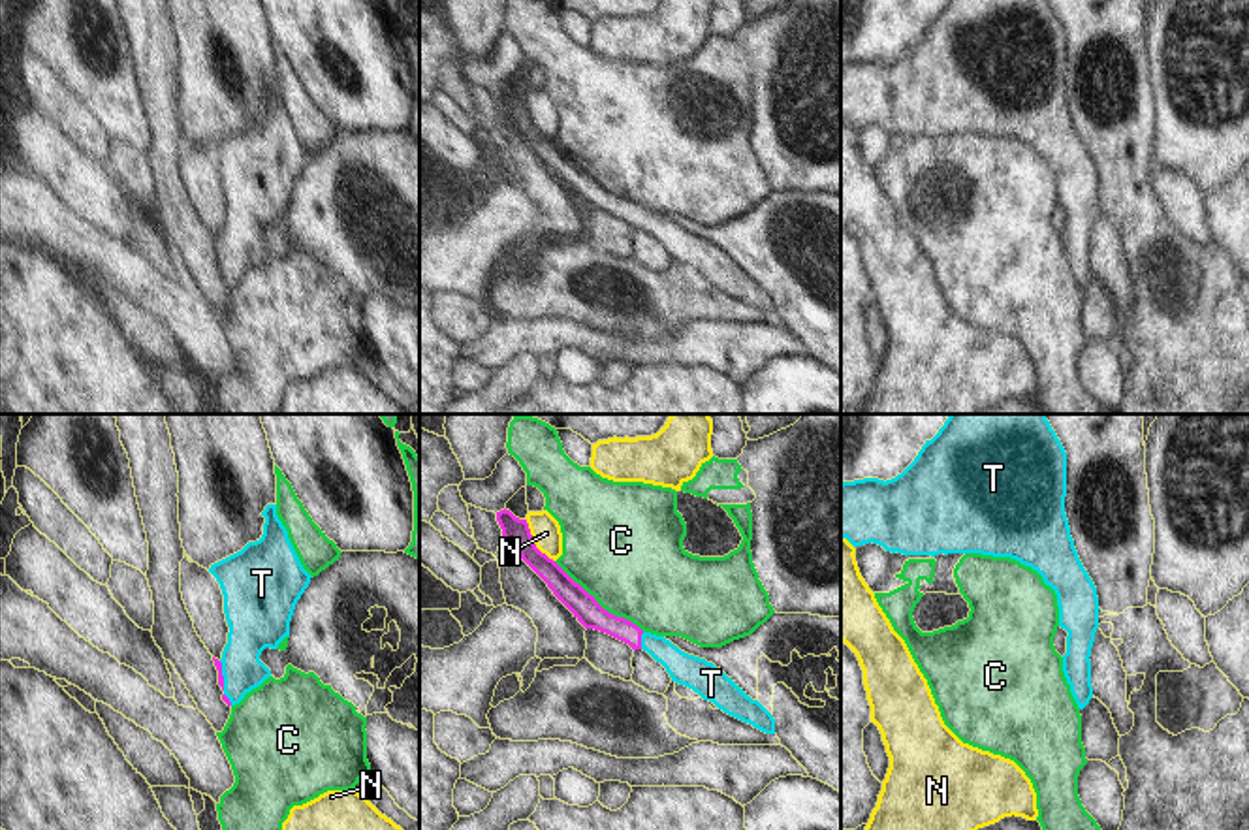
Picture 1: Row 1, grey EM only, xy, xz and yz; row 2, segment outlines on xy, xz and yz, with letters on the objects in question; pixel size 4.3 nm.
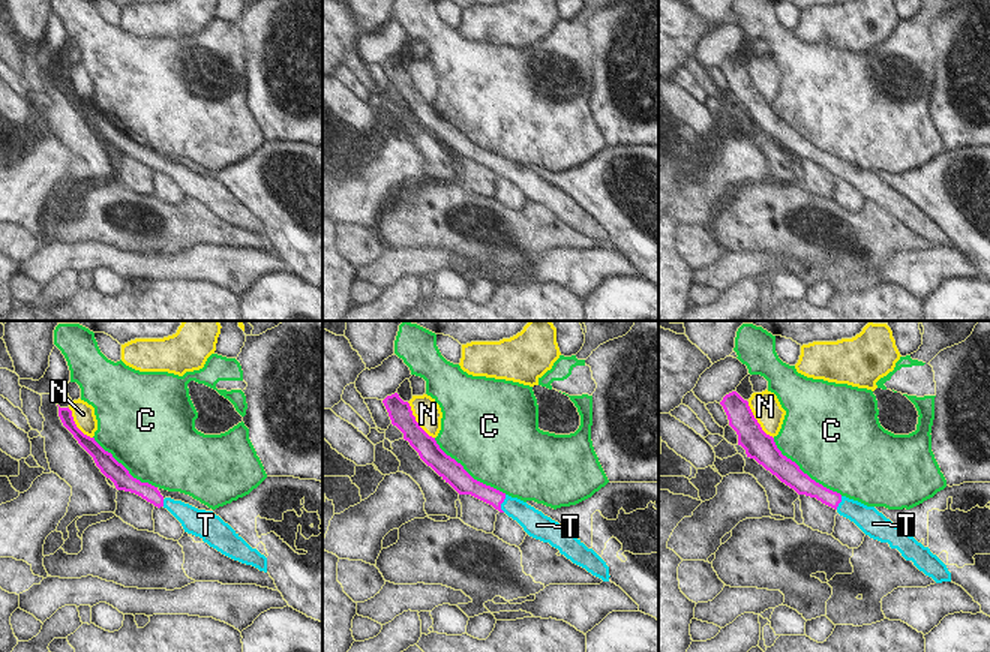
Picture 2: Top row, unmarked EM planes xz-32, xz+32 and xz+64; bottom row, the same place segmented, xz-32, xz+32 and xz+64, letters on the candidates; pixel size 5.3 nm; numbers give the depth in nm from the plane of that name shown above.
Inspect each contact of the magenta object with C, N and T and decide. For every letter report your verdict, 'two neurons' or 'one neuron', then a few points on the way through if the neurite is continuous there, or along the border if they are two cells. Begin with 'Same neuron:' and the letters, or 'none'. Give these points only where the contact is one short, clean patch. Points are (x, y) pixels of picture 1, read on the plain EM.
Same neuron: T
C: two neurons
N: two neurons; border xz (525, 96), (533, 121), (553, 140)
T: one neuron; way xz (589, 191), (640, 219), (651, 221), (683, 247)

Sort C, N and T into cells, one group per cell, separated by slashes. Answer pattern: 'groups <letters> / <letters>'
groups C / N / T

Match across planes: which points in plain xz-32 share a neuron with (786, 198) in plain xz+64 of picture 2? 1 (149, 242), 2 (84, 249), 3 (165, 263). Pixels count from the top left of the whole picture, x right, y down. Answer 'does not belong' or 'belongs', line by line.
1: belongs
2: does not belong
3: does not belong

